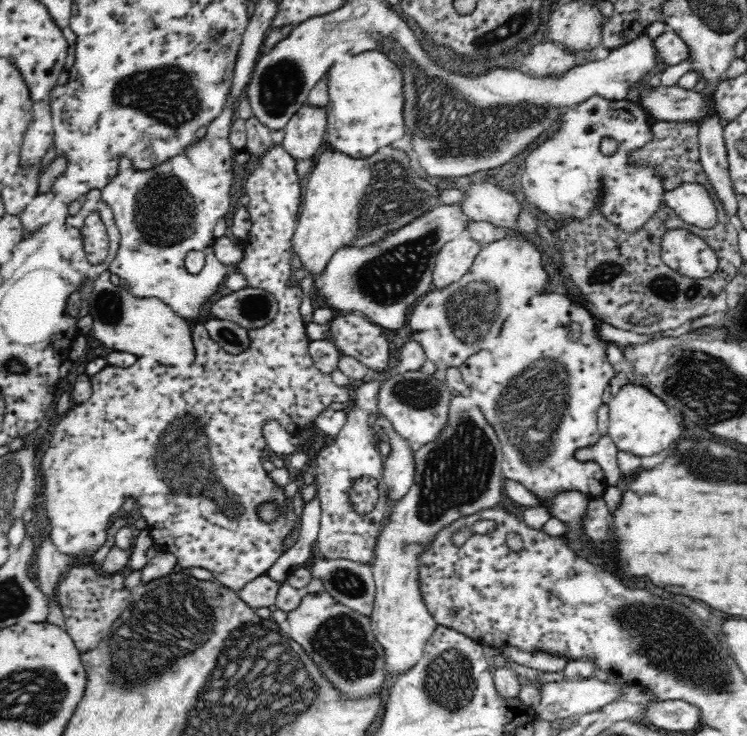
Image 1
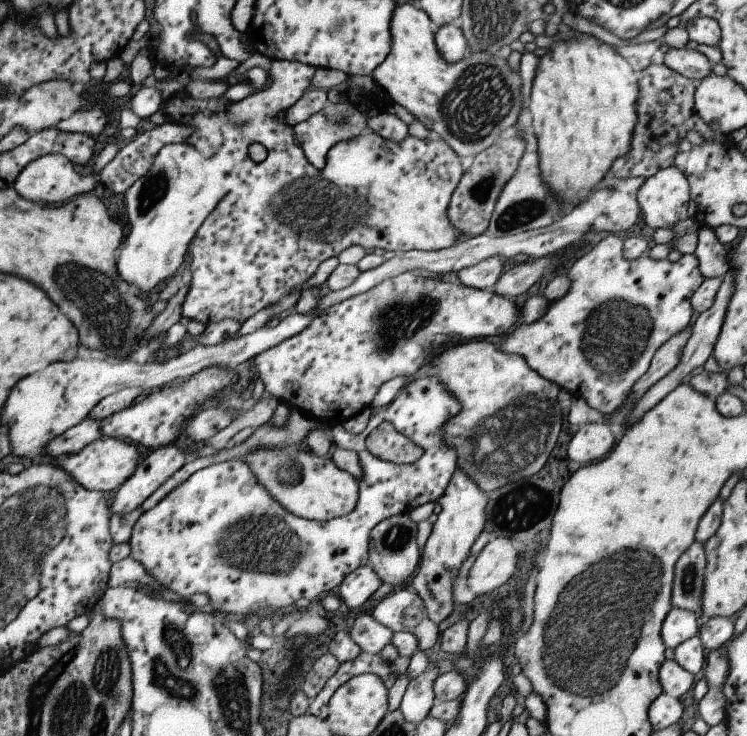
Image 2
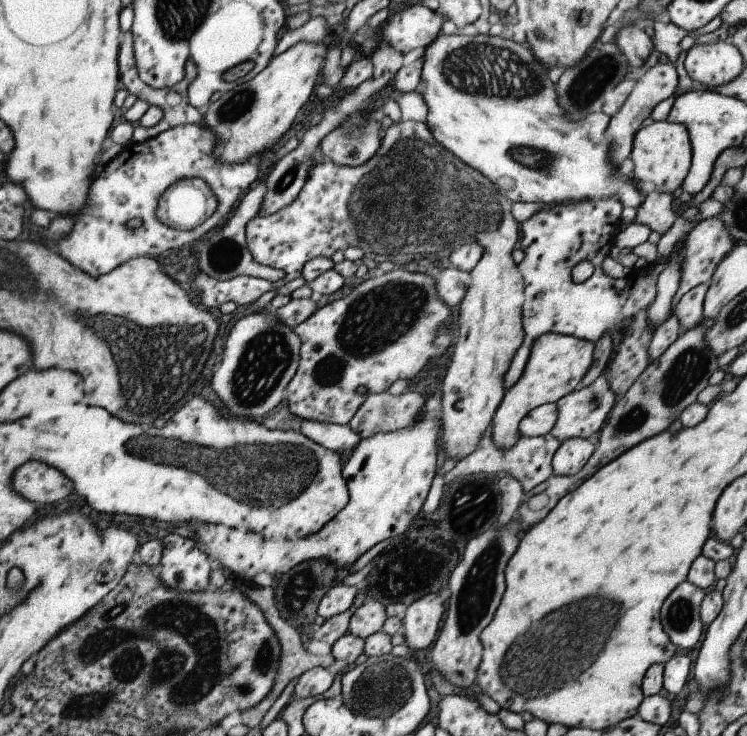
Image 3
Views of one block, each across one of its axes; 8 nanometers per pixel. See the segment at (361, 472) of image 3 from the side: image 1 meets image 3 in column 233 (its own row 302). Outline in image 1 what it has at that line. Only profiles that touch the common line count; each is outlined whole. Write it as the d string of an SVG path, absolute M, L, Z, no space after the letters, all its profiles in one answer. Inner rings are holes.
M543 293L532 298L524 306L517 307L508 316L501 327L497 342L493 348L480 350L480 352L472 354L471 357L468 357L464 361L462 366L459 366L462 378L469 388L469 397L476 403L477 408L481 410L483 417L492 426L497 439L500 441L503 452L504 478L523 484L530 492L538 496L541 502L544 502L546 499L551 499L555 492L563 490L576 490L586 495L587 498L600 497L606 485L605 476L600 465L592 459L585 460L580 454L581 449L594 446L601 437L598 432L598 426L596 425L596 410L606 400L604 394L608 381L616 377L619 373L619 367L611 364L608 360L608 354L606 352L608 352L610 343L598 335L598 328L599 323L594 317L592 309L586 310L586 306L580 303L574 303L570 298L567 298L566 294Z

